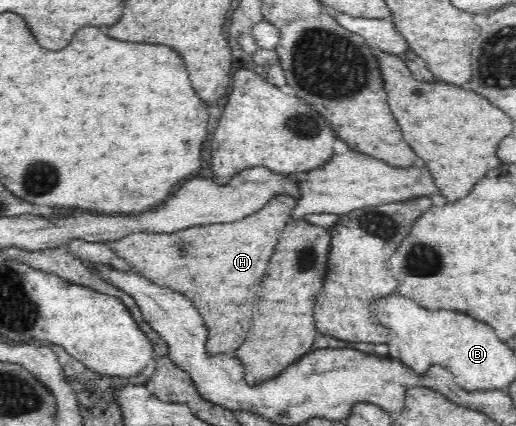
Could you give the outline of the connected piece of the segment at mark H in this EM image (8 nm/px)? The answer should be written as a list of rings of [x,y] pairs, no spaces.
[[[279,194],[273,196],[265,207],[257,210],[257,213],[253,213],[253,215],[249,215],[249,217],[245,217],[242,221],[233,221],[233,223],[222,223],[222,224],[207,224],[207,225],[196,225],[187,229],[180,229],[179,231],[173,233],[132,233],[122,237],[121,239],[108,242],[109,247],[122,257],[125,261],[129,262],[129,265],[133,266],[134,272],[142,275],[143,277],[147,277],[149,281],[151,281],[155,285],[159,285],[161,287],[167,287],[172,289],[173,291],[177,291],[185,295],[185,297],[189,297],[191,301],[193,301],[193,305],[197,307],[197,311],[201,313],[201,317],[207,326],[207,330],[209,330],[209,335],[207,335],[207,340],[205,343],[205,349],[209,355],[217,355],[220,353],[228,354],[235,356],[237,347],[245,341],[245,337],[247,337],[247,331],[249,331],[249,325],[251,325],[251,303],[255,301],[255,287],[259,287],[259,283],[261,283],[261,279],[263,279],[263,275],[265,275],[265,271],[267,271],[267,263],[269,263],[269,259],[273,255],[275,251],[278,239],[283,234],[286,229],[286,226],[291,221],[291,215],[293,209],[297,205],[297,198],[295,196]]]

